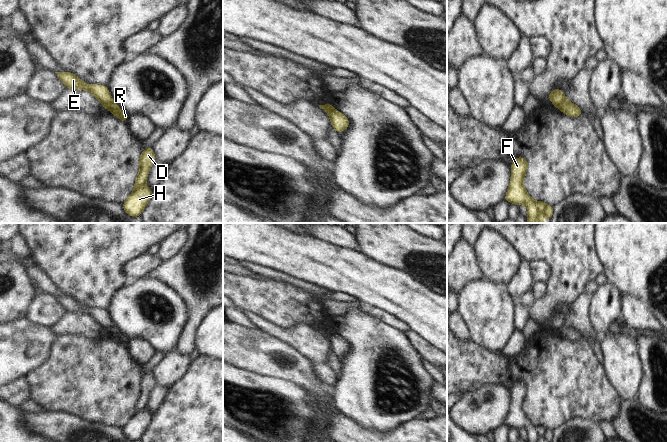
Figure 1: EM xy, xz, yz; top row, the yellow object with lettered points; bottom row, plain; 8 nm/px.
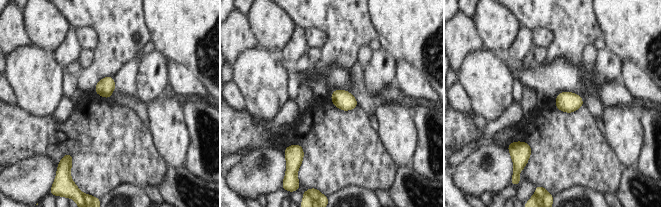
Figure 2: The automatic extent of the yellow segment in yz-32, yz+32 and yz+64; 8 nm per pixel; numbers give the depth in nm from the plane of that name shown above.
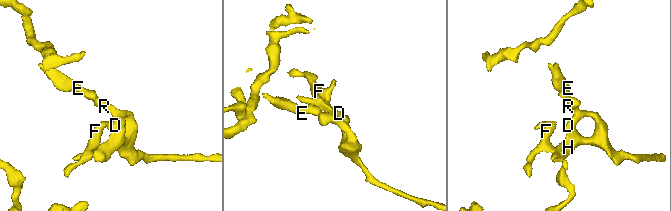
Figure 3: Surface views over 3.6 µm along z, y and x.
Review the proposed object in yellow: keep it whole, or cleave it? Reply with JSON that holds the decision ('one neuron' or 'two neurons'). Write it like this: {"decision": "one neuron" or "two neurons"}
{"decision": "two neurons"}

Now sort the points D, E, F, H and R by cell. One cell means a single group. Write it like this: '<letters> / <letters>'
D F H R / E

